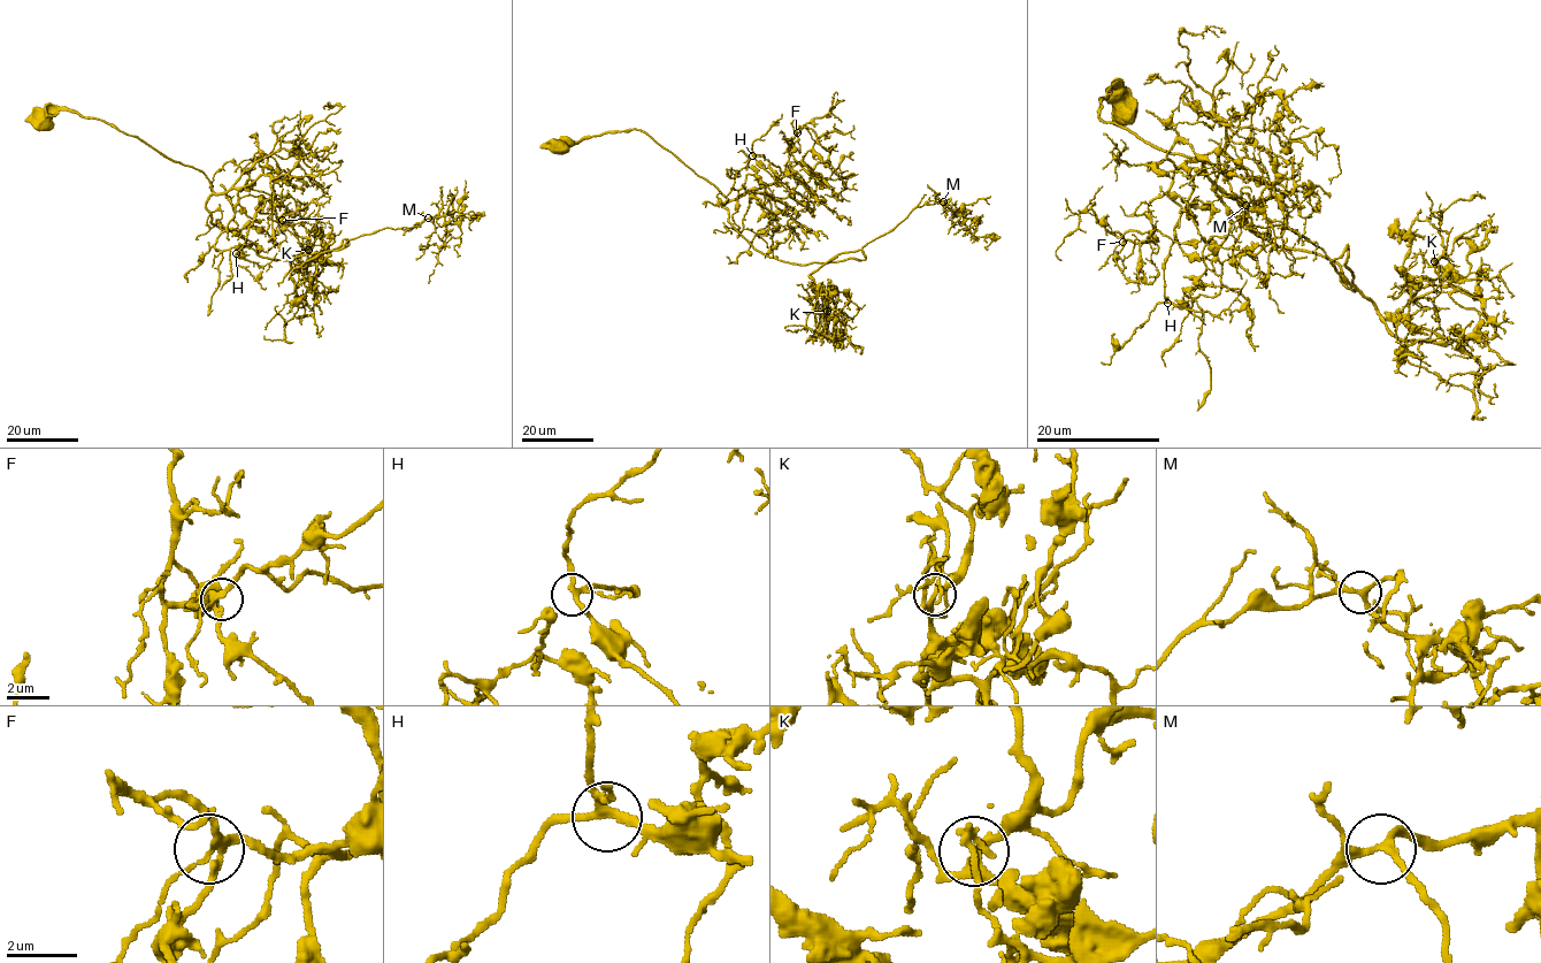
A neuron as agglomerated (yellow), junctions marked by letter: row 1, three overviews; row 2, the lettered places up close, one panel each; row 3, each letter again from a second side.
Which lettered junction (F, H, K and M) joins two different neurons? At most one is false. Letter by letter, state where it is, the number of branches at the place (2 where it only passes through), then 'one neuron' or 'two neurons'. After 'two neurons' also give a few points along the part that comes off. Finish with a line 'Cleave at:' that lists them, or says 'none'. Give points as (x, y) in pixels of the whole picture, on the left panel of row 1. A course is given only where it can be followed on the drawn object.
F: at (282, 220); 4 branches meet; one neuron
H: at (236, 253); 4 branches meet; one neuron
K: at (308, 250); 4 branches meet; one neuron
M: at (428, 218); 4 branches meet; one neuron
Cleave at: none

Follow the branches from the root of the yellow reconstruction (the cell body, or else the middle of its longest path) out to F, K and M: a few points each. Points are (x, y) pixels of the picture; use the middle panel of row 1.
F: (558, 143), (636, 129), (728, 199), (736, 199), (773, 184), (783, 175), (787, 148), (797, 132)
K: (558, 143), (636, 129), (729, 199), (764, 253), (860, 250), (810, 275), (835, 293), (827, 311)
M: (558, 143), (645, 132), (729, 199), (753, 247), (792, 264), (863, 260), (913, 208), (943, 201)

